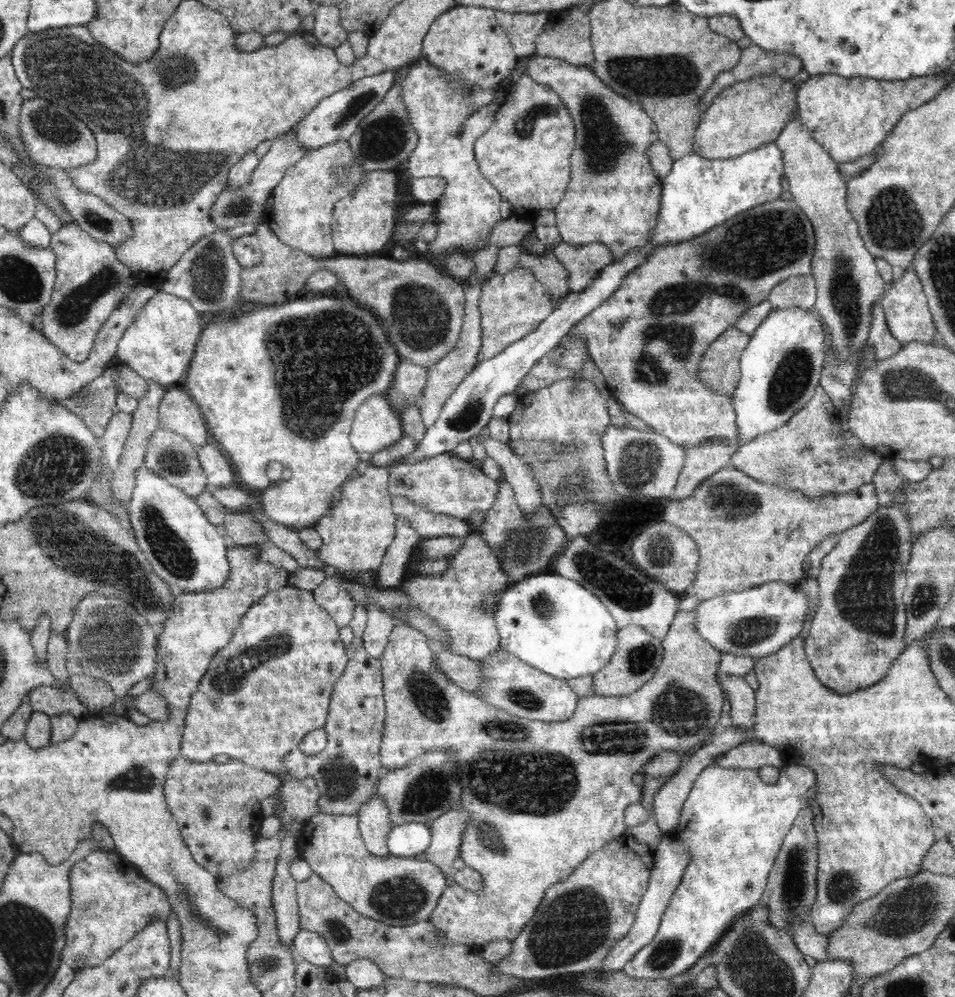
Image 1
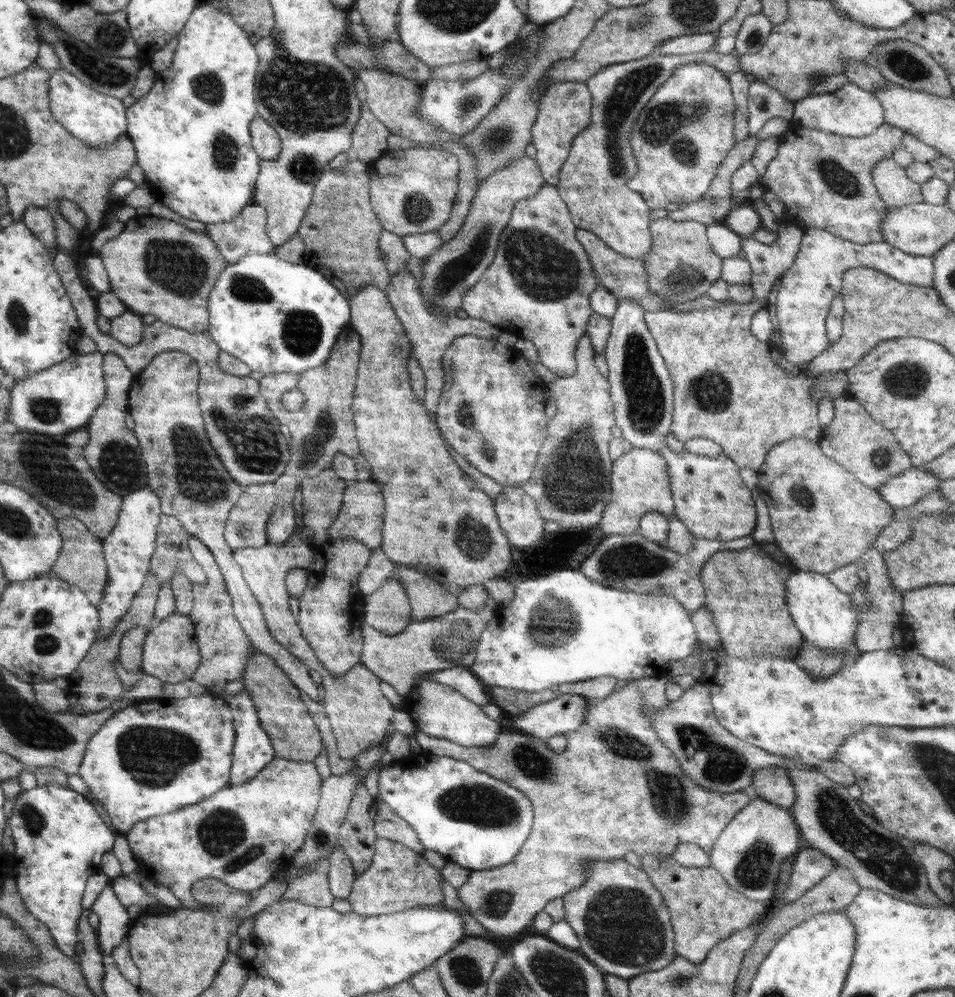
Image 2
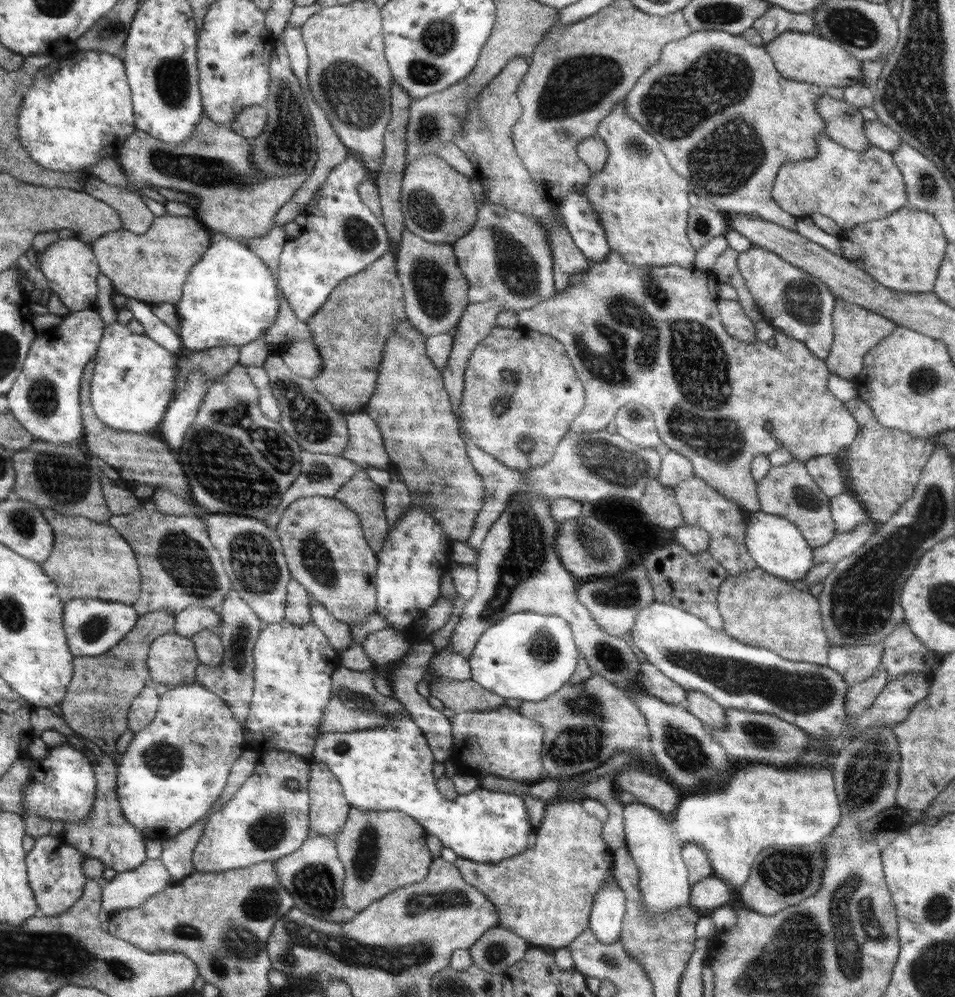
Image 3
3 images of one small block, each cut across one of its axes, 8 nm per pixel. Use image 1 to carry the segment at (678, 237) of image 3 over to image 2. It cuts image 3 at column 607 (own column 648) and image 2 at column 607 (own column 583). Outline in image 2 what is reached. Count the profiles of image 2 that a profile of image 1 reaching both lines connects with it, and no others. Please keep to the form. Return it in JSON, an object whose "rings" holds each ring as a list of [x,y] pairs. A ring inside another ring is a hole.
{"rings":[[[714,49],[705,53],[666,55],[656,50],[640,60],[608,65],[585,82],[591,92],[592,122],[572,142],[556,188],[567,205],[574,226],[593,232],[622,256],[642,260],[652,247],[651,210],[640,194],[626,186],[626,181],[637,174],[637,165],[629,144],[632,125],[657,88],[668,80],[672,72],[678,66],[692,62],[710,64],[726,75],[740,71],[734,53],[722,54]]]}

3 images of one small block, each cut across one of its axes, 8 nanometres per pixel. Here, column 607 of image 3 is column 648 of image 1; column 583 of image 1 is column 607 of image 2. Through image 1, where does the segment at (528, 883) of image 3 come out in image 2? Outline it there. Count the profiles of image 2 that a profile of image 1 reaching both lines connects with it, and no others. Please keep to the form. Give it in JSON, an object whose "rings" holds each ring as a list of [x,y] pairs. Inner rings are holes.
{"rings":[[[624,858],[618,860],[612,860],[612,862],[604,862],[604,860],[594,860],[586,866],[586,883],[581,888],[576,888],[570,892],[567,892],[562,896],[564,903],[564,912],[566,916],[564,920],[572,927],[572,930],[578,936],[580,940],[580,949],[577,951],[586,957],[592,964],[595,964],[604,973],[612,974],[624,979],[634,978],[644,972],[652,972],[667,967],[676,958],[676,950],[674,950],[674,930],[672,930],[672,924],[670,924],[670,912],[662,900],[660,892],[656,891],[656,888],[650,883],[648,875],[644,870],[628,864]]]}

